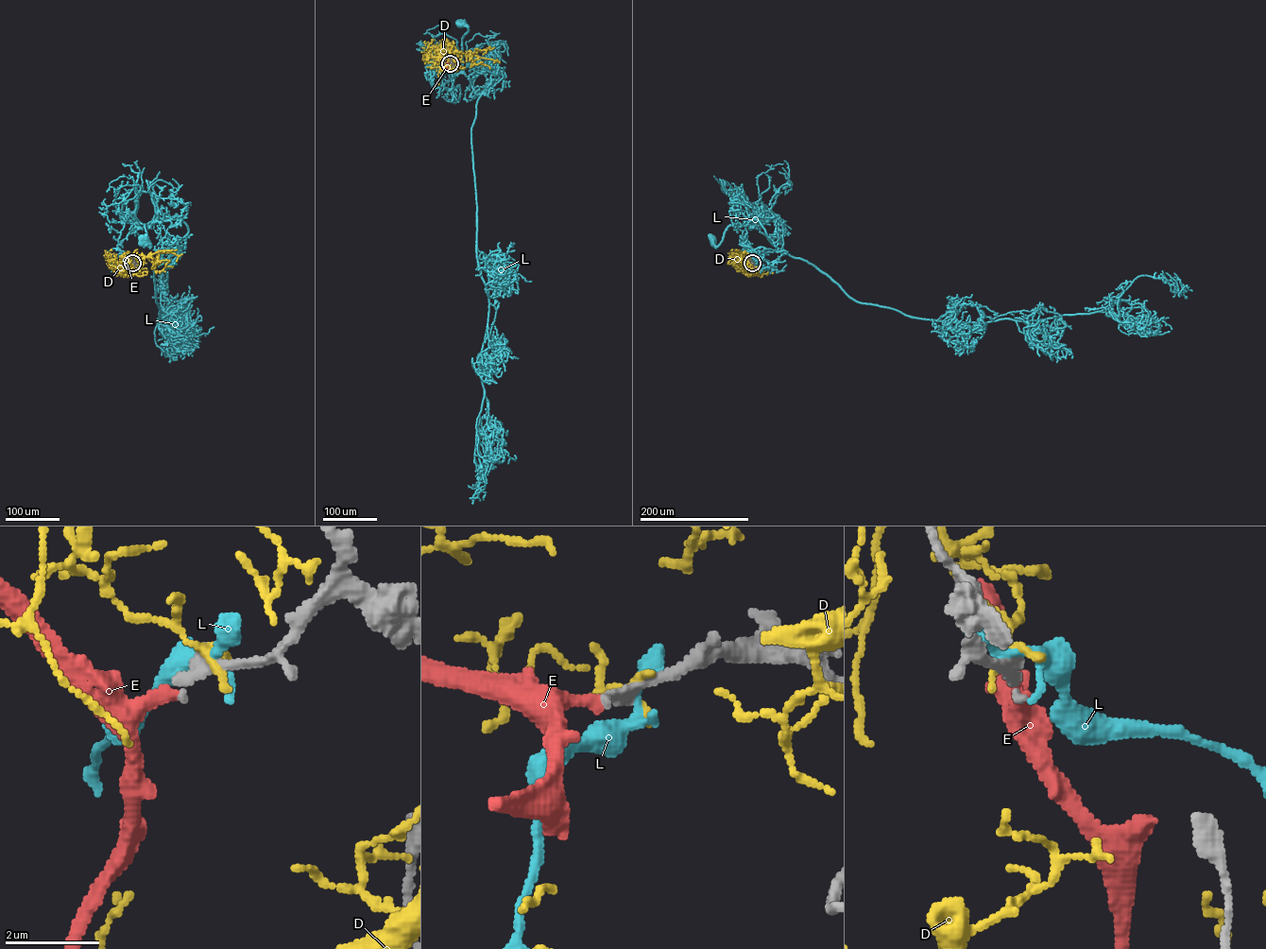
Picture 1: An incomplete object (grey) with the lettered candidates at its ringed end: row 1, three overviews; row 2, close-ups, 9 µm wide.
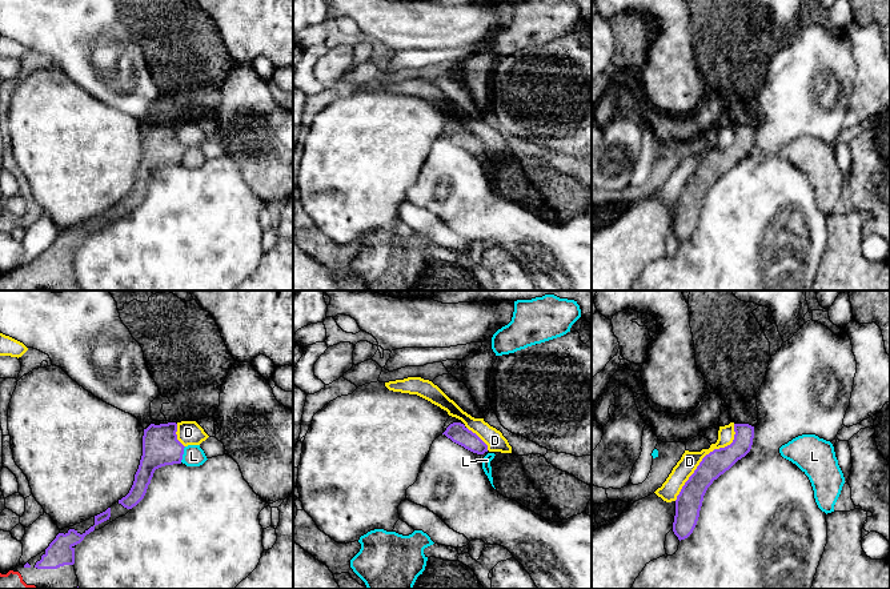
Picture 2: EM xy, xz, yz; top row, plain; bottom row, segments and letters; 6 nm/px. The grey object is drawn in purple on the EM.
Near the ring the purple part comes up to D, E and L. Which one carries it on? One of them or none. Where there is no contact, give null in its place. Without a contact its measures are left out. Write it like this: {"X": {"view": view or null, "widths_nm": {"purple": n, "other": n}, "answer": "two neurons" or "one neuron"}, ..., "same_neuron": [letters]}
{"D": {"view": "yz", "widths_nm": {"purple": 150, "other": 120}, "answer": "two neurons"}, "E": {"view": null, "answer": "one neuron"}, "L": {"view": "xy", "widths_nm": {"purple": 220, "other": 130}, "answer": "two neurons"}, "same_neuron": ["E"]}

